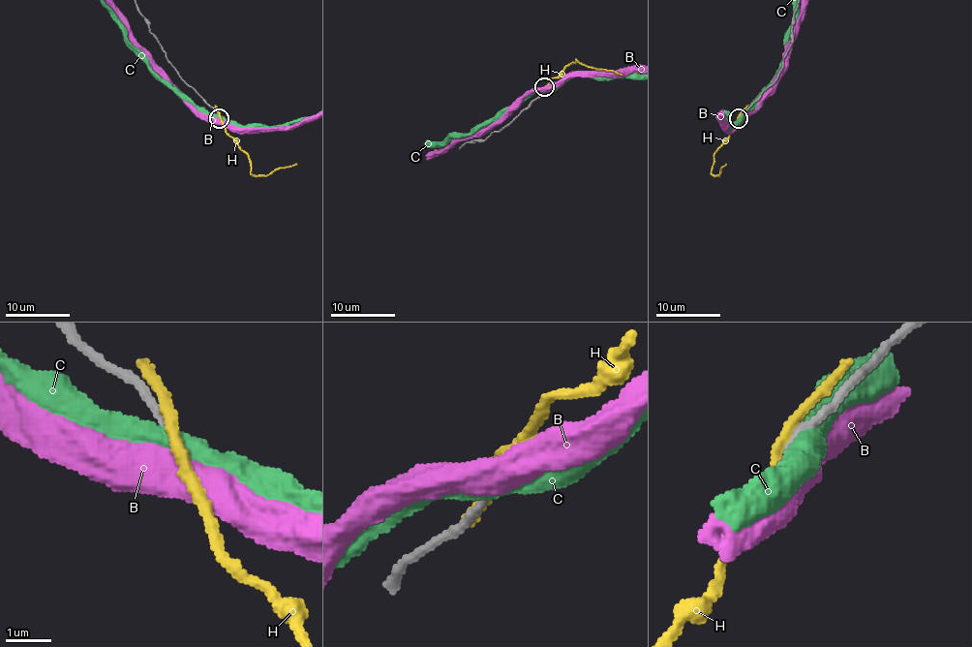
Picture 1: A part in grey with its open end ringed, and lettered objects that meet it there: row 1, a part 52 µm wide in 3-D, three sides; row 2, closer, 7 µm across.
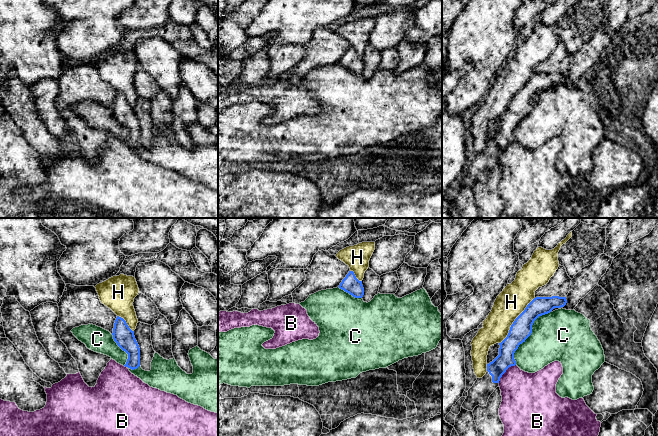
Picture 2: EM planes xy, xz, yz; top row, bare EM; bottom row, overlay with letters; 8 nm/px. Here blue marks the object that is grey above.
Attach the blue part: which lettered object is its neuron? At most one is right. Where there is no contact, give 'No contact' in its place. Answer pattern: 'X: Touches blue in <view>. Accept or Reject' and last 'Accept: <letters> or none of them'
B: Touches blue in yz. Reject
C: Touches blue in yz. Reject
H: Touches blue in yz. Reject
Accept: none of them

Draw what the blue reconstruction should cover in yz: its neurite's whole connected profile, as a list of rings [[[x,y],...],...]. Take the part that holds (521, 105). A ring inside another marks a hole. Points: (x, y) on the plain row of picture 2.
[[[536,73],[515,95],[510,103],[507,113],[499,119],[499,131],[489,140],[487,148],[482,154],[477,154],[473,162],[468,166],[468,172],[462,183],[473,187],[478,181],[486,182],[490,171],[499,162],[499,157],[506,146],[516,141],[514,129],[519,121],[532,109],[534,97],[542,91],[550,89],[554,84],[564,83],[566,73]]]

